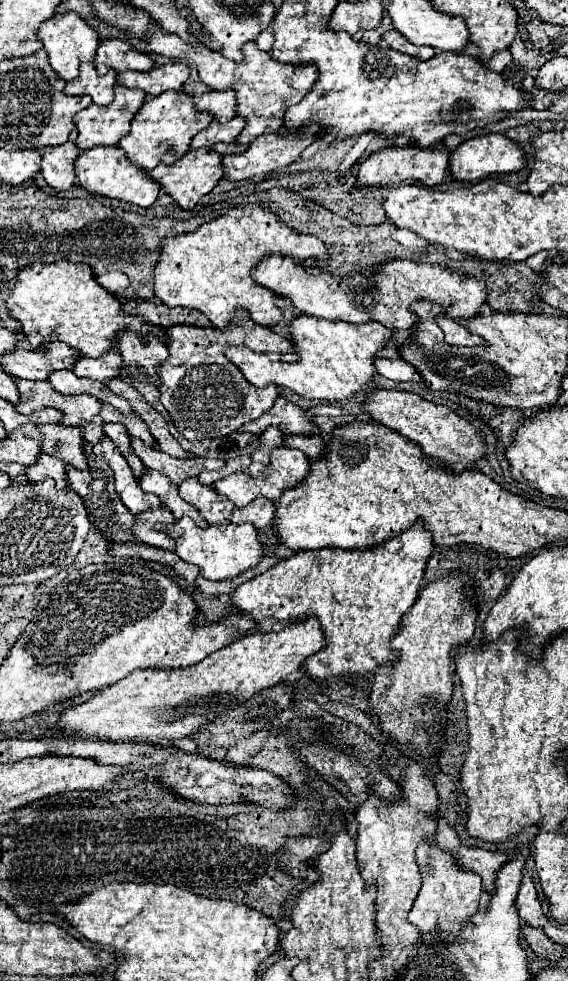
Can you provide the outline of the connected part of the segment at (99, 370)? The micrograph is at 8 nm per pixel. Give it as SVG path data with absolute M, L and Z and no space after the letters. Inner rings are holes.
M111 349L111 351L103 353L99 359L89 359L89 357L77 359L77 363L73 365L73 373L77 377L89 377L89 379L107 383L109 379L119 375L121 363L123 363L121 355Z

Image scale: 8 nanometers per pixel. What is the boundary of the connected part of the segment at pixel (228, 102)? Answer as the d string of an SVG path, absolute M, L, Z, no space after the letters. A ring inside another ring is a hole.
M217 91L217 101L215 101L215 119L219 123L227 123L237 115L237 99L235 91Z

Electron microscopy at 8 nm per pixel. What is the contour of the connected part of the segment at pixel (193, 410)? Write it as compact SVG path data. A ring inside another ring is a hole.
M243 309L235 311L231 321L227 323L227 329L175 325L165 331L165 337L169 357L157 369L157 389L161 393L163 407L173 419L173 425L189 441L225 437L237 431L243 423L261 417L265 411L271 409L271 403L275 403L275 399L279 397L279 389L273 385L267 385L263 389L251 385L241 375L239 367L231 365L223 357L225 347L245 345L259 353L277 351L281 353L283 361L299 359L299 355L293 353L293 345L287 339L273 333L269 327L261 327L255 321L249 321Z

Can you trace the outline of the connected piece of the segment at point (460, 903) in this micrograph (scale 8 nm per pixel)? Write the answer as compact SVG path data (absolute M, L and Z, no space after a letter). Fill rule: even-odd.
M423 843L419 847L419 865L423 867L423 885L409 913L409 923L413 923L419 933L439 931L445 939L457 937L463 925L479 909L482 896L482 881L479 875L459 869L449 853L443 853L437 845Z

